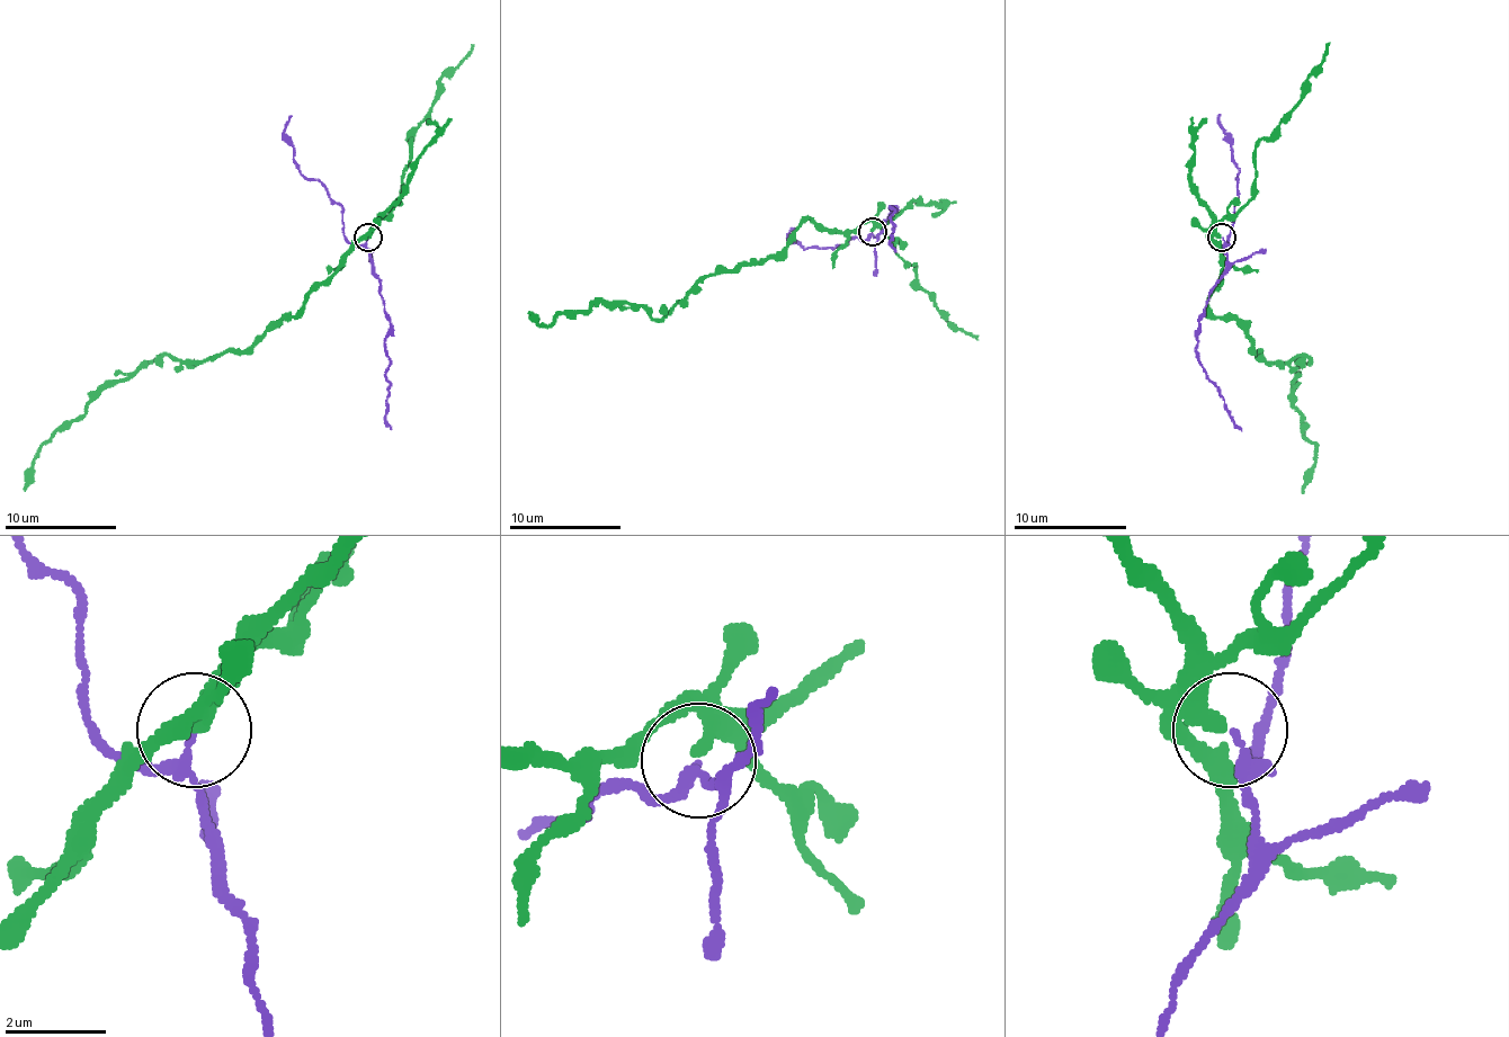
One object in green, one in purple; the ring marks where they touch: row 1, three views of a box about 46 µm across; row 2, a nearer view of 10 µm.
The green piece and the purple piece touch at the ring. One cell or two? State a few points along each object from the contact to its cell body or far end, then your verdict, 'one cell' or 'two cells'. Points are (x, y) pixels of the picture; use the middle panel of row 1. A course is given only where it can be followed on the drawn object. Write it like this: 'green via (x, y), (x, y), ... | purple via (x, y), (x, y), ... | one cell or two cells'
green via (871, 230), (806, 218), (778, 252), (703, 277), (653, 319), (631, 303), (544, 324), (529, 311) | purple via (871, 232), (876, 238), (893, 211), (891, 207), (891, 238), (896, 252) | two cells

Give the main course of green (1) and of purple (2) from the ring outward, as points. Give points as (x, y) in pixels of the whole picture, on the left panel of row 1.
1: (366, 238), (302, 309), (243, 350), (198, 361), (160, 356), (112, 381), (39, 450), (25, 490)
2: (366, 238), (372, 271), (389, 322), (386, 414), (392, 428)

